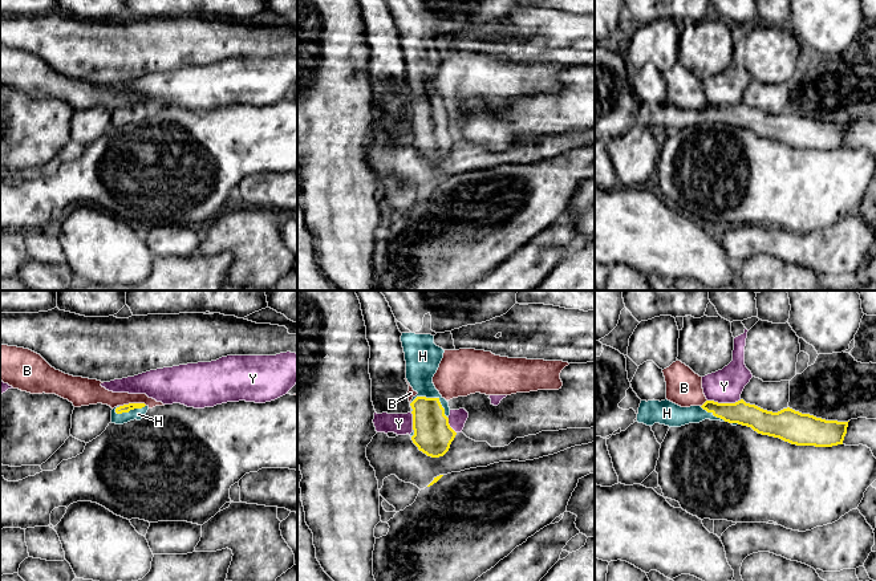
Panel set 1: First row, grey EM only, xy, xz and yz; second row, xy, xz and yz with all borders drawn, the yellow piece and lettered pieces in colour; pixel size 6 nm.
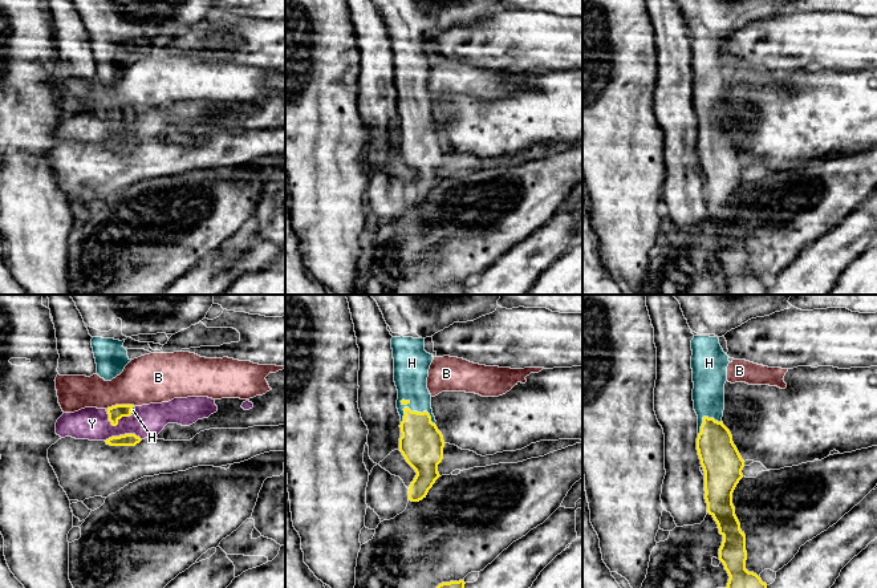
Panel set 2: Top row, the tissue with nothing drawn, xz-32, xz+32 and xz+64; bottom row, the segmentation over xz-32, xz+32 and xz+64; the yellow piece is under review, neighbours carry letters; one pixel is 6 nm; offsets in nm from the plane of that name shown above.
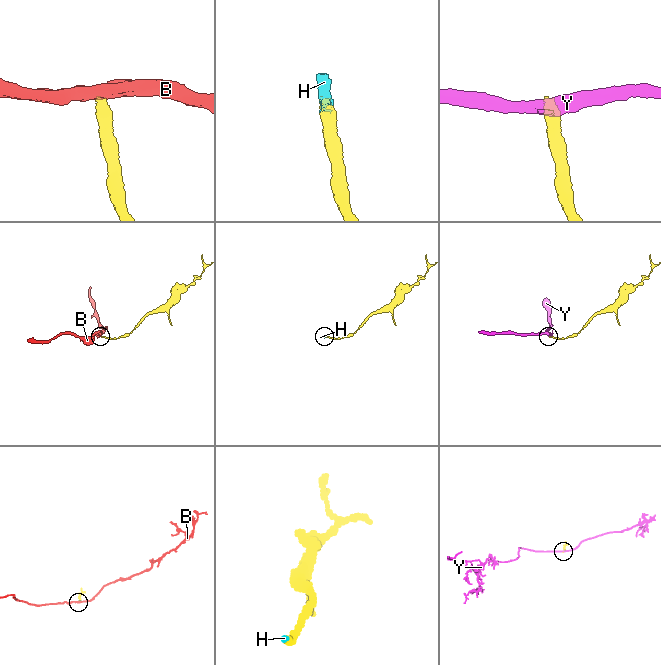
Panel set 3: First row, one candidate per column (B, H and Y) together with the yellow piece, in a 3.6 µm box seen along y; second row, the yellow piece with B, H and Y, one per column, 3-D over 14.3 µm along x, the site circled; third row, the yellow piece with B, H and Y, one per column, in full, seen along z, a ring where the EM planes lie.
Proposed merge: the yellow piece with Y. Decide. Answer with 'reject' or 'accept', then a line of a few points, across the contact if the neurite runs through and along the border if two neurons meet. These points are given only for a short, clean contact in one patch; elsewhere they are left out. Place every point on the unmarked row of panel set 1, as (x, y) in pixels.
reject | yz (741, 102), (734, 105), (708, 104)

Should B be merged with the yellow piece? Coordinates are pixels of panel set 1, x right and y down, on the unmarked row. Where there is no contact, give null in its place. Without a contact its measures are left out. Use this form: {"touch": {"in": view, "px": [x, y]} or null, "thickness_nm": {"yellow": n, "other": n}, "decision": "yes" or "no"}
{"touch": {"in": "xy", "px": [133, 106]}, "thickness_nm": {"yellow": 50, "other": 140}, "decision": "no"}

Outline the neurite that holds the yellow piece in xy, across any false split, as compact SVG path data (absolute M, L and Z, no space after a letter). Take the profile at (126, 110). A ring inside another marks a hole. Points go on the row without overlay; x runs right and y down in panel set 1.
M129 106L111 113L111 126L123 127L130 123L141 123L149 113L145 106Z

